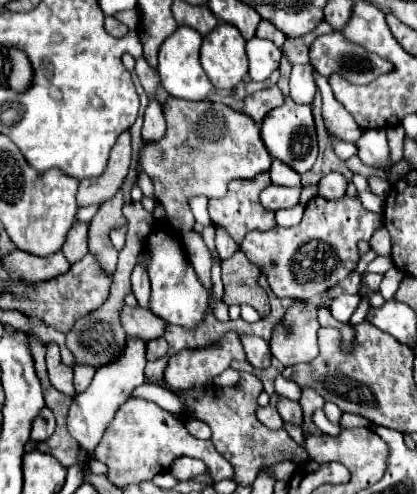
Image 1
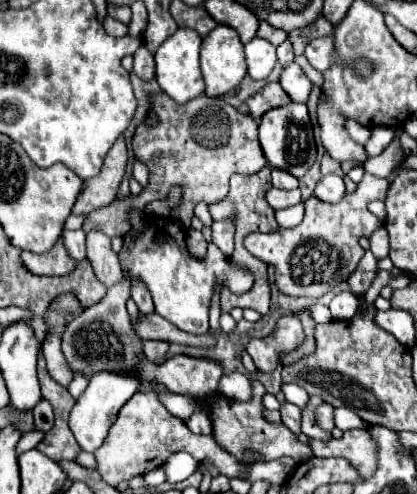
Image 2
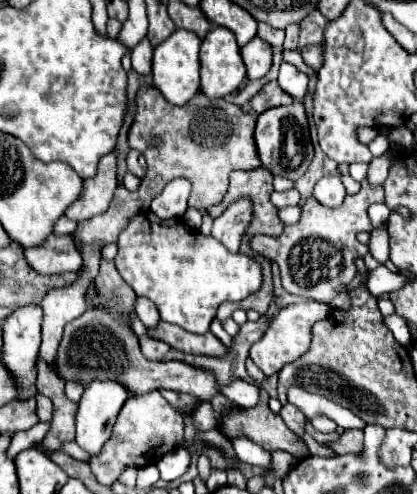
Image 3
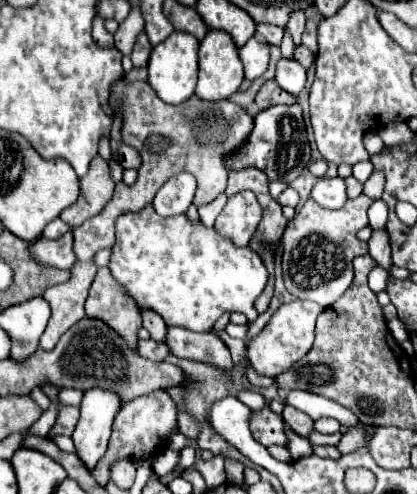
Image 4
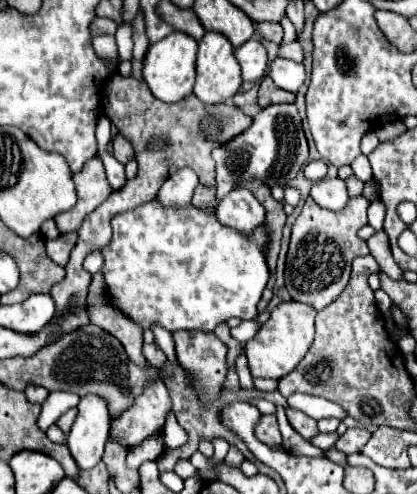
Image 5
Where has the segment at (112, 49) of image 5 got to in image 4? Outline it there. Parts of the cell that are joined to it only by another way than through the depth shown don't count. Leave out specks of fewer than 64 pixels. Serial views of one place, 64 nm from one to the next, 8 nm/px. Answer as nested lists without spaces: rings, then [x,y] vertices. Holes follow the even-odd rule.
[[[96,12],[96,16],[94,16],[94,40],[96,40],[96,44],[100,44],[100,46],[108,46],[108,44],[114,44],[114,36],[104,28],[104,18],[102,16],[98,16],[98,12]]]

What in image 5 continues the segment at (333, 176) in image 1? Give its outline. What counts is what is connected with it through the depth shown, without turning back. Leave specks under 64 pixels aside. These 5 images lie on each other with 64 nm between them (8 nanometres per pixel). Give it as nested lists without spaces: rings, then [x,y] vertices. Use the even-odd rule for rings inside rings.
[[[324,178],[312,186],[310,196],[318,206],[324,206],[328,210],[340,210],[348,202],[346,194],[346,182],[340,178]]]

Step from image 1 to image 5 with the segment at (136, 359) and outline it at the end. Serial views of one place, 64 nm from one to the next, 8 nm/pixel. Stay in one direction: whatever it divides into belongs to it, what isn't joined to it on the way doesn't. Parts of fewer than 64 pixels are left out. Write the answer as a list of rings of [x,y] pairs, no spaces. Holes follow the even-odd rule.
[[[86,394],[78,404],[78,418],[68,434],[68,448],[82,470],[90,470],[102,460],[108,432],[108,402],[102,396]]]

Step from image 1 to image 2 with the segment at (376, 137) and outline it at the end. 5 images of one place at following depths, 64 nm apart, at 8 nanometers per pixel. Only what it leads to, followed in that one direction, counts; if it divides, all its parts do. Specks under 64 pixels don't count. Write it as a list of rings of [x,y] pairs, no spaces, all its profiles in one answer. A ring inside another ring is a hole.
[[[376,126],[372,128],[372,136],[368,138],[368,142],[364,144],[364,150],[368,154],[368,158],[374,158],[378,154],[382,154],[382,150],[390,144],[394,138],[394,129],[385,126]]]

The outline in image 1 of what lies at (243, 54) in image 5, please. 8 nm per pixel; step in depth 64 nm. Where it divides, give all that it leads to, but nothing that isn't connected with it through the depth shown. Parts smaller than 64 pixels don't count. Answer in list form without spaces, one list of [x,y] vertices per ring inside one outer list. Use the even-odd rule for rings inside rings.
[[[256,36],[248,40],[246,52],[250,60],[250,78],[254,82],[264,82],[274,70],[278,70],[282,60],[282,50],[278,46]]]

